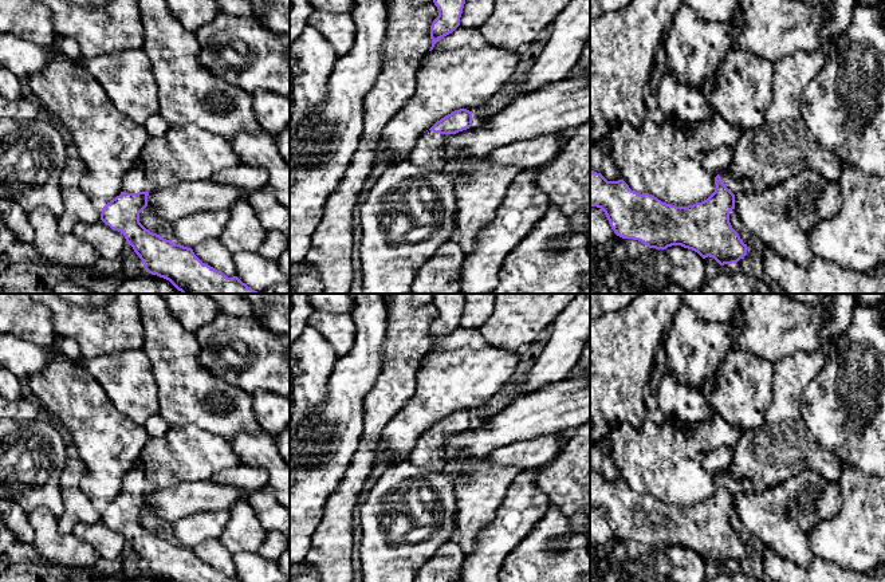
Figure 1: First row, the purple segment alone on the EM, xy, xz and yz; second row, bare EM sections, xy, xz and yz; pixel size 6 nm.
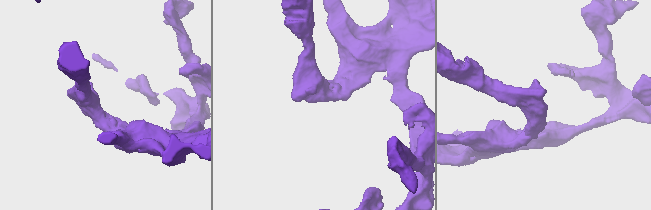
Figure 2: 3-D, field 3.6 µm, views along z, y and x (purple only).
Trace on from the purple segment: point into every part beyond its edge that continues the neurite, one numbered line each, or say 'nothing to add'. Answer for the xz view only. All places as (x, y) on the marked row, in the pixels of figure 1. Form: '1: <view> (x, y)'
1: xz (428, 152)

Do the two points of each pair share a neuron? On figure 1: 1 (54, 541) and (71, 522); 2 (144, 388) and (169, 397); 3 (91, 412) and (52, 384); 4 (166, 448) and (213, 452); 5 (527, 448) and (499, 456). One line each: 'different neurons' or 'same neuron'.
1: different neurons
2: different neurons
3: same neuron
4: same neuron
5: same neuron

